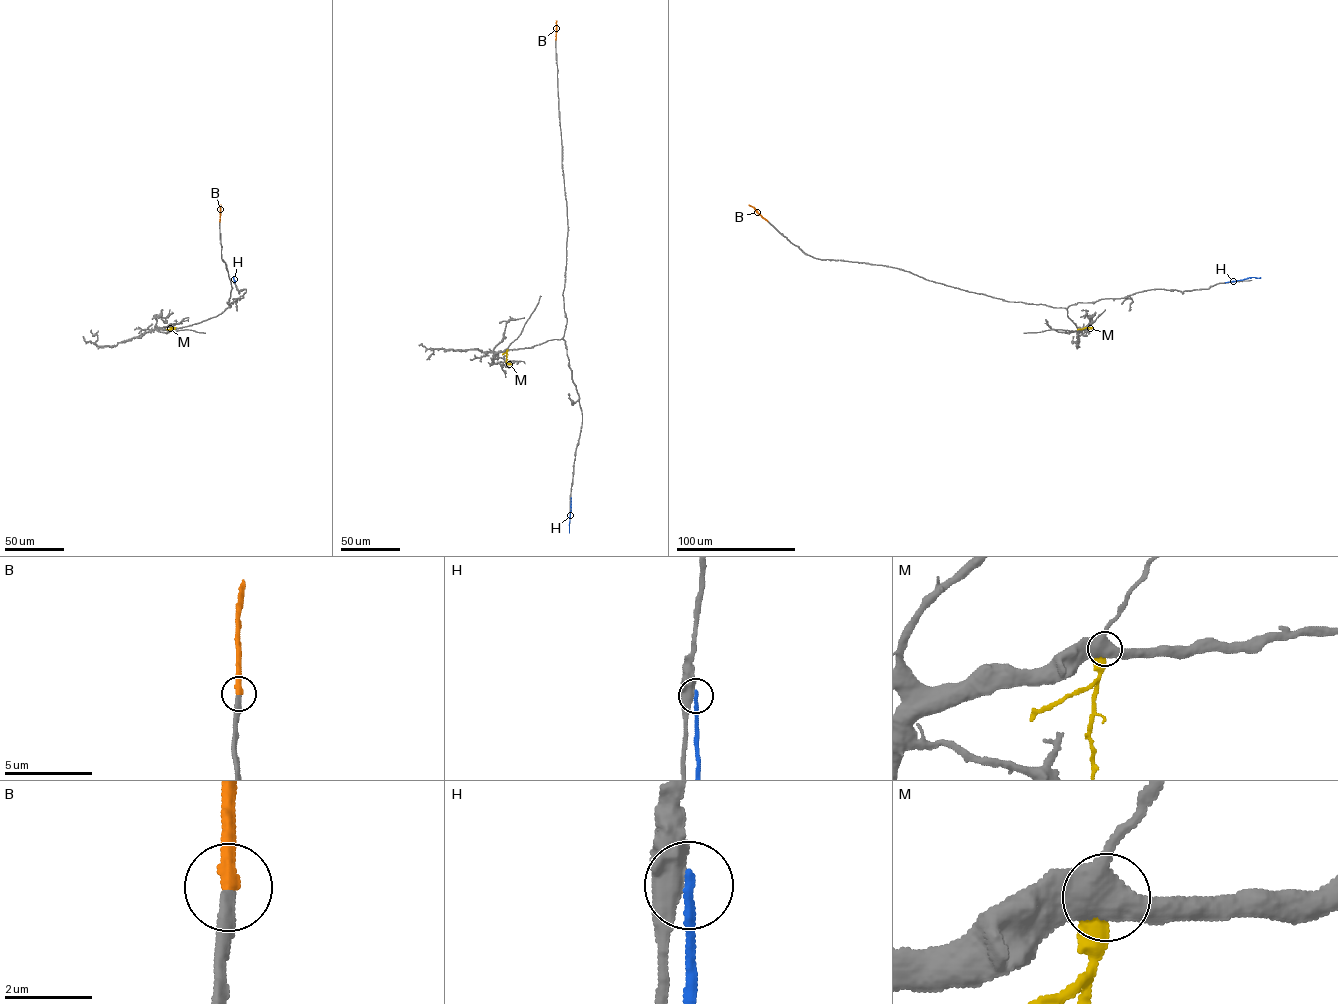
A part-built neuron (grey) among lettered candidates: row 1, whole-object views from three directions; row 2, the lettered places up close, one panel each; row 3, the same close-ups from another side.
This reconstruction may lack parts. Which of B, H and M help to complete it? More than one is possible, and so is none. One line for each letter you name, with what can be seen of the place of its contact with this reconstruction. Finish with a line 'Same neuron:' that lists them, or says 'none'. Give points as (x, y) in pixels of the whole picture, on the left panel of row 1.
B: Touches grey at (220, 221)
Same neuron: B

